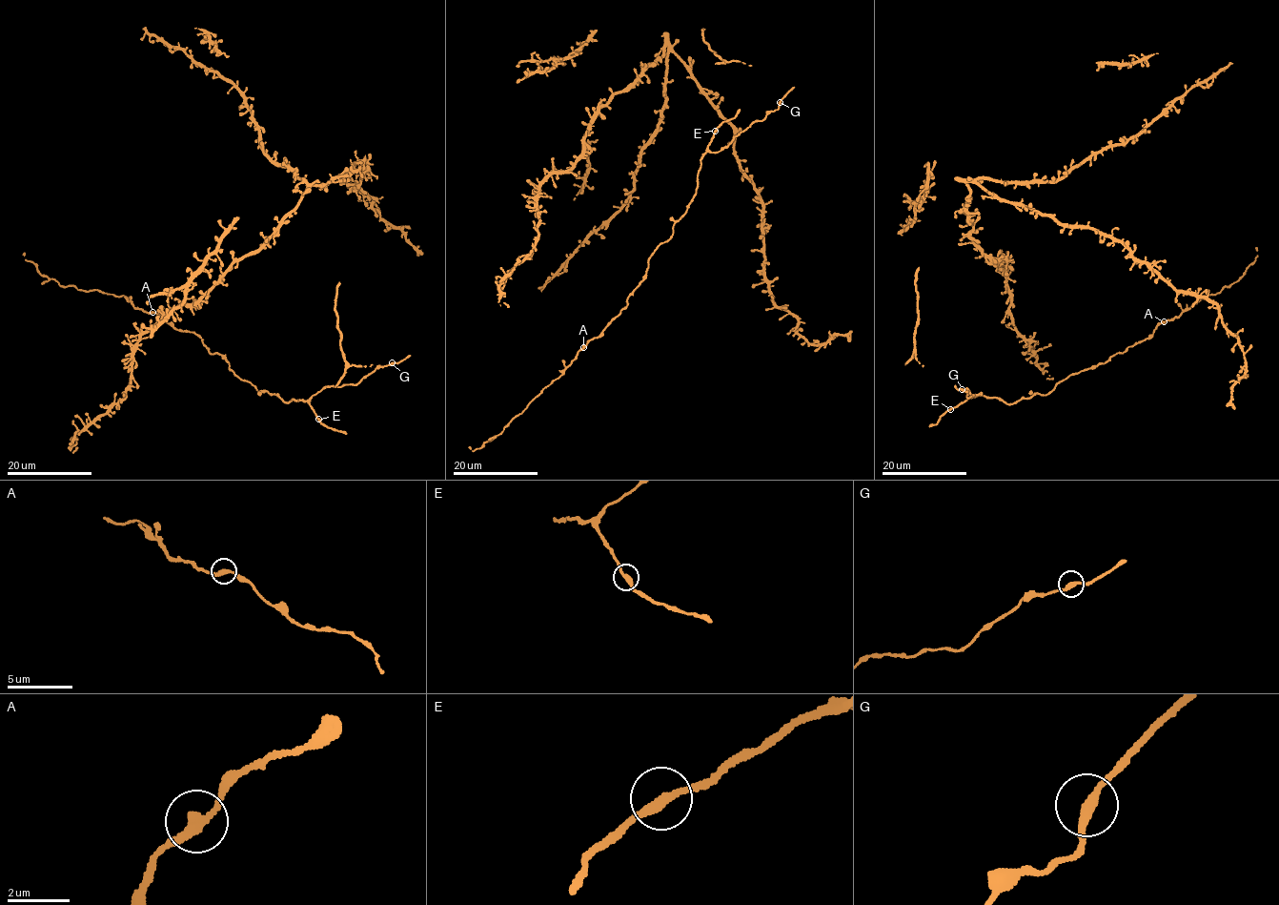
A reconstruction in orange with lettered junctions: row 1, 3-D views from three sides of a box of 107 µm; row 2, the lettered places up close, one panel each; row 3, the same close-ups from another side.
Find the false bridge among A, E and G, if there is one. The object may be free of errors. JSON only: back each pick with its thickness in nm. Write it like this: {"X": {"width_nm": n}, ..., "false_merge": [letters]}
{"false_merge": []}

